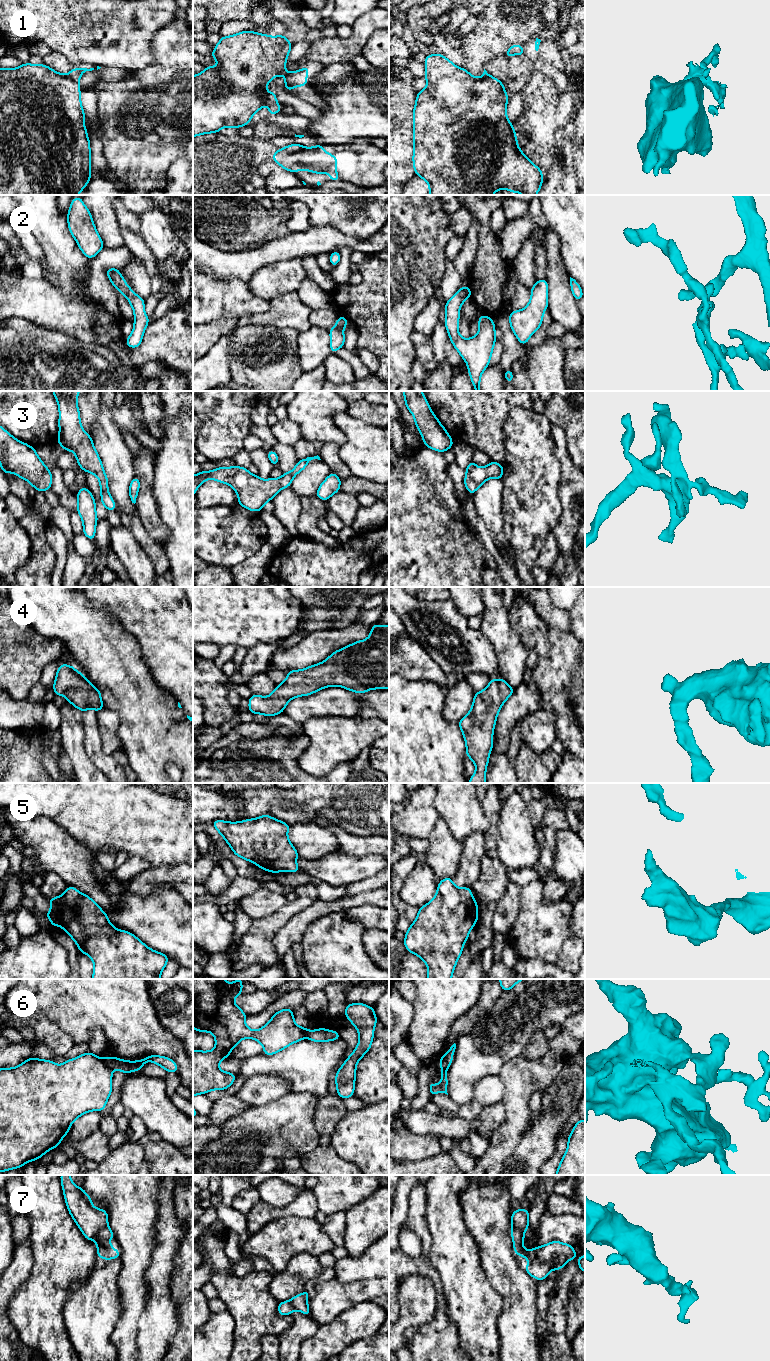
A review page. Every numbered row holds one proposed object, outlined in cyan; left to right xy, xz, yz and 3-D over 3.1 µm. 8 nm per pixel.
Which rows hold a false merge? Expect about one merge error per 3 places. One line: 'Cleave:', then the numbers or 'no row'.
Cleave: 1, 6, 7

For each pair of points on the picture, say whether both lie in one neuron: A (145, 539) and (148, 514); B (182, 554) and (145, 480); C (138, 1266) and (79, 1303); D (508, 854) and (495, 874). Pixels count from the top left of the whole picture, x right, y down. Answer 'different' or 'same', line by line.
A: different
B: different
C: different
D: different

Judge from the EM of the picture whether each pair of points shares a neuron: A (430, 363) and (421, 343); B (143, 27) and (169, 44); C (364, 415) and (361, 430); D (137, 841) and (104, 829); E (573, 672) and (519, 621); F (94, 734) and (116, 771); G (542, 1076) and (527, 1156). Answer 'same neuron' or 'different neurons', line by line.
A: same neuron
B: different neurons
C: different neurons
D: same neuron
E: same neuron
F: same neuron
G: different neurons

